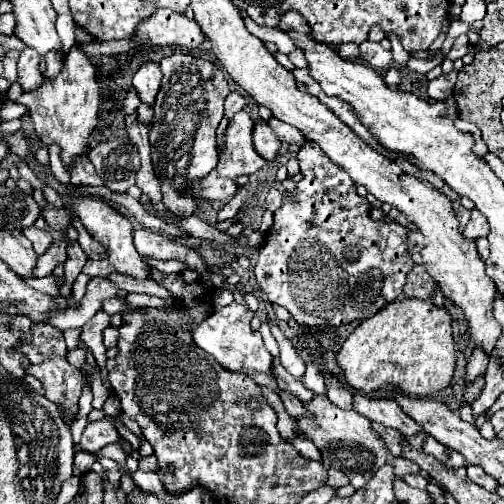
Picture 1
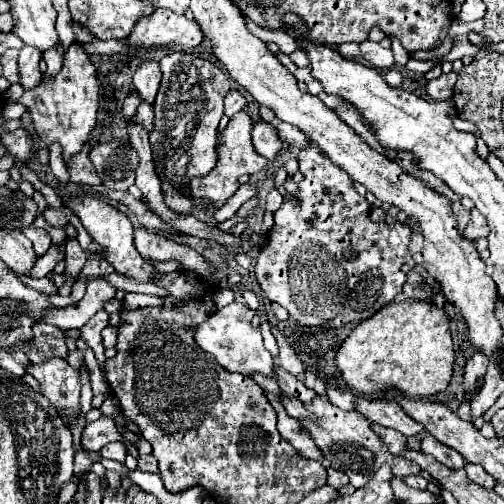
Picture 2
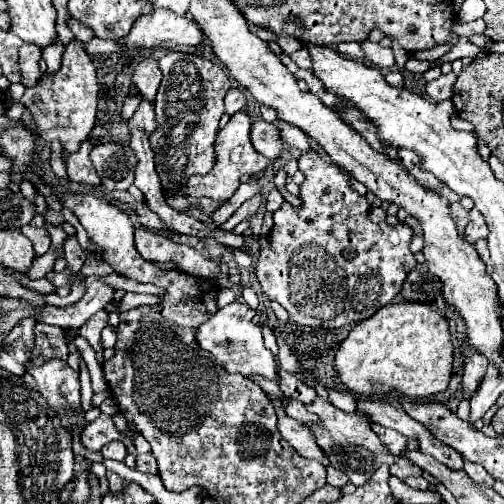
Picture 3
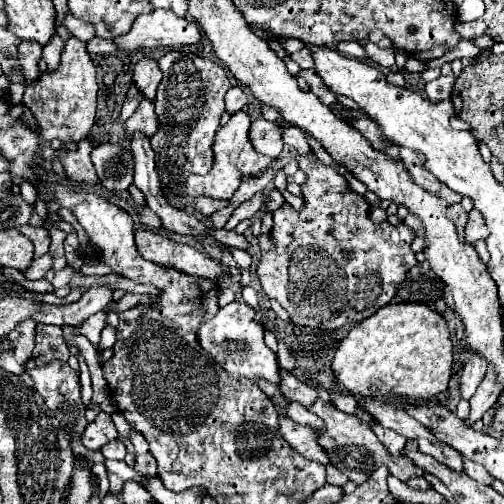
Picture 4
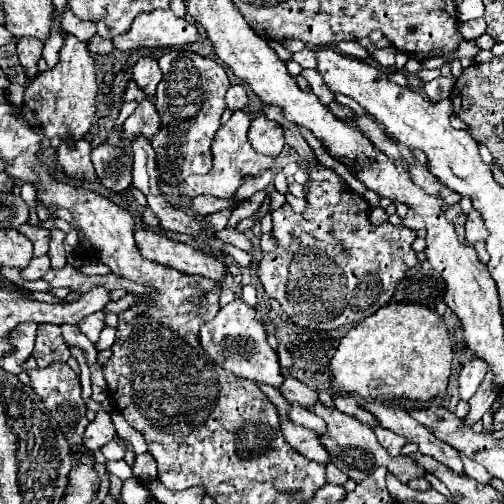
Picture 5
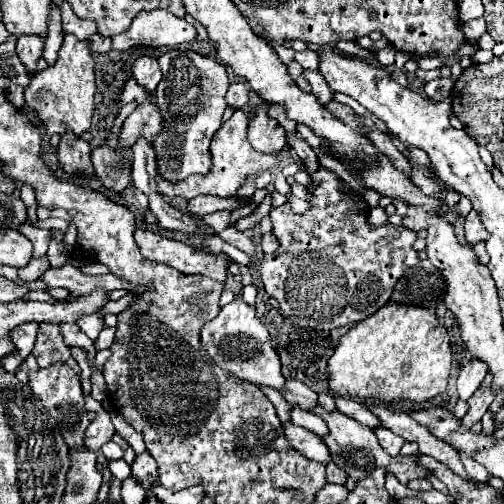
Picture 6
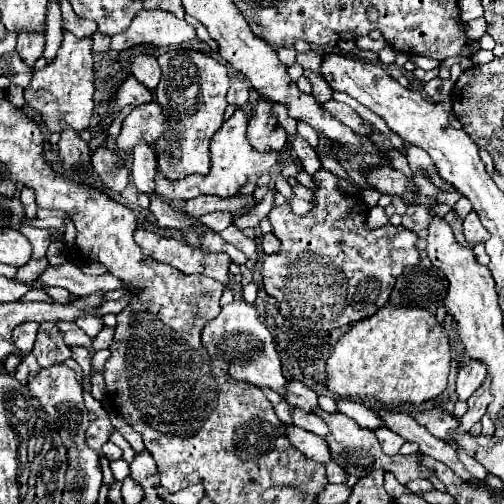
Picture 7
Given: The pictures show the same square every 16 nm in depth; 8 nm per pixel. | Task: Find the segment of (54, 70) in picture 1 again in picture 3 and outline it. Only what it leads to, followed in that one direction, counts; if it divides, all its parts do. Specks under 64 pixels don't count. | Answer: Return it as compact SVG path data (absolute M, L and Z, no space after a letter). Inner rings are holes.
M56 38L56 44L52 44L52 48L46 48L42 52L42 58L44 62L48 64L48 72L56 72L60 68L60 58L62 58L62 52L64 52L64 44L60 38Z

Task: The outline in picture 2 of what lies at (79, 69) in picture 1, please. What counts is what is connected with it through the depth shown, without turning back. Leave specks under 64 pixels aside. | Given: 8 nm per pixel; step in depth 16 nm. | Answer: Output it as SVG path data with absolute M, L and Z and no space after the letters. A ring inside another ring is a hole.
M72 42L62 56L60 72L56 76L44 76L36 88L30 88L22 94L20 102L30 110L36 134L46 144L58 140L62 144L62 156L72 156L80 152L82 144L88 140L92 128L96 126L98 112L96 68L84 52L84 46L80 42Z

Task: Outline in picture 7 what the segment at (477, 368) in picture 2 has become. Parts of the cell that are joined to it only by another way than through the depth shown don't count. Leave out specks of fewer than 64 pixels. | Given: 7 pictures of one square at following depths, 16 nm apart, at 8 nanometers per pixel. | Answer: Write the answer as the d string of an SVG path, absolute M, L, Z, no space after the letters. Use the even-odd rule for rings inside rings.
M468 362L456 376L456 394L460 400L468 400L486 378L486 366L482 362Z

